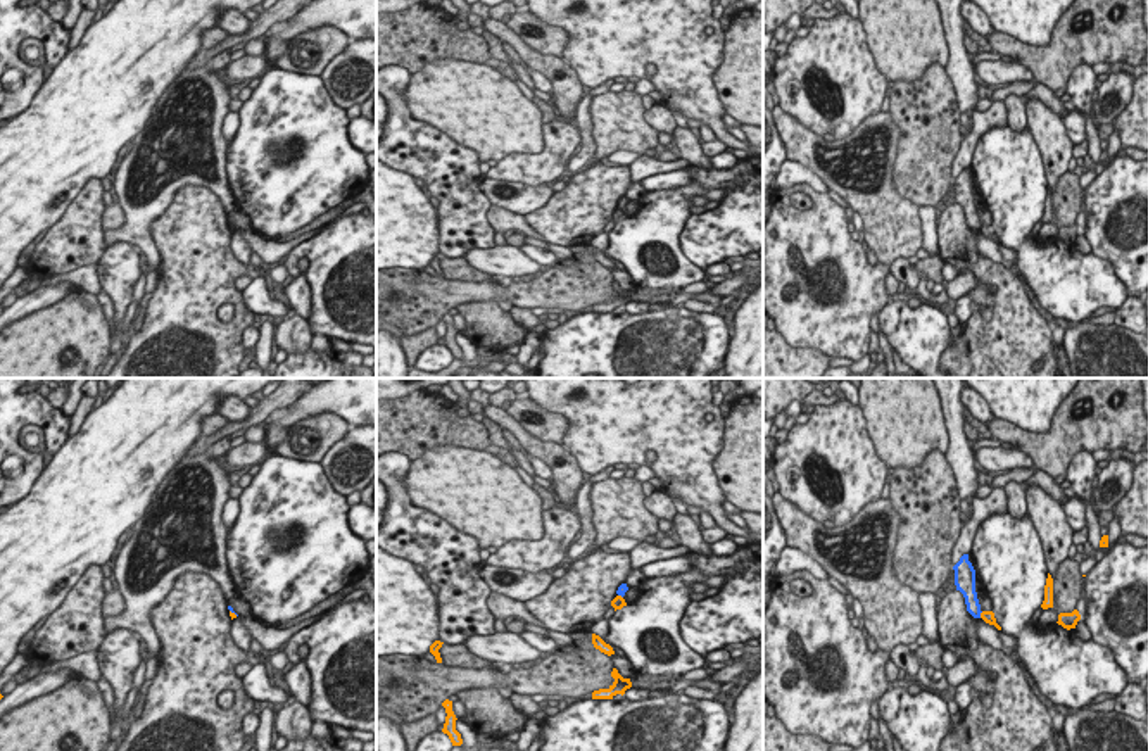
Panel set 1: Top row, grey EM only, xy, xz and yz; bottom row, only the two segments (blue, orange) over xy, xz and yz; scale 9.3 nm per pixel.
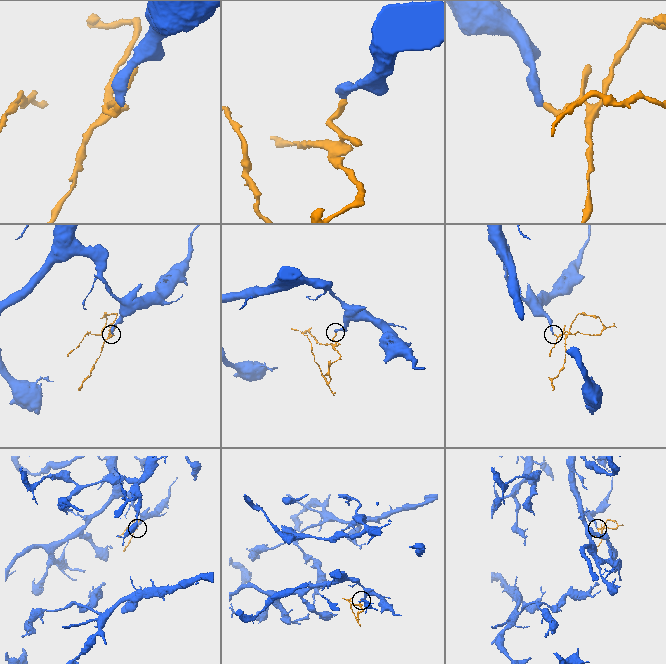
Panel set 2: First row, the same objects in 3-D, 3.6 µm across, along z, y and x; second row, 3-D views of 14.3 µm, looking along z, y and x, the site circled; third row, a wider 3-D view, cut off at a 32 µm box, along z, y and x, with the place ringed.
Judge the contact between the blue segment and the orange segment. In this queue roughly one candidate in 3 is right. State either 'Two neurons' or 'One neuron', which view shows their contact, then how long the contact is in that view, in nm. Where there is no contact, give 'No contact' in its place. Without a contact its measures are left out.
Two neurons. Touches blue in yz. Shared border 70 nm

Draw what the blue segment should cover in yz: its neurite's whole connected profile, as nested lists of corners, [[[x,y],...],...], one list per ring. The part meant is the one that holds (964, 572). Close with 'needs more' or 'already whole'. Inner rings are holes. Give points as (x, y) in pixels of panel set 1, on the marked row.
[[[963,554],[960,561],[953,566],[955,570],[955,585],[965,597],[967,611],[974,618],[981,618],[981,604],[975,592],[975,570],[968,561],[968,554]]] | already whole

